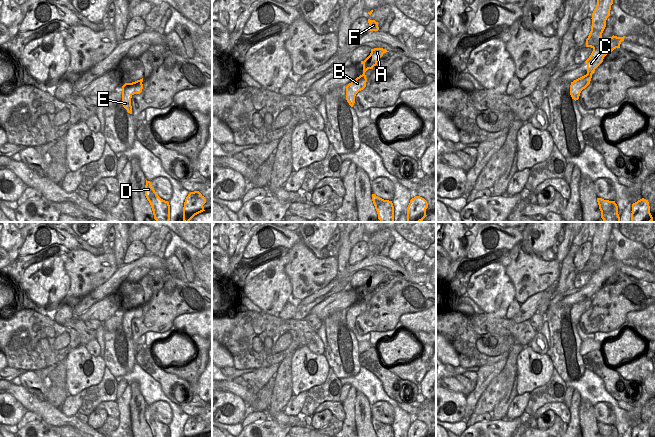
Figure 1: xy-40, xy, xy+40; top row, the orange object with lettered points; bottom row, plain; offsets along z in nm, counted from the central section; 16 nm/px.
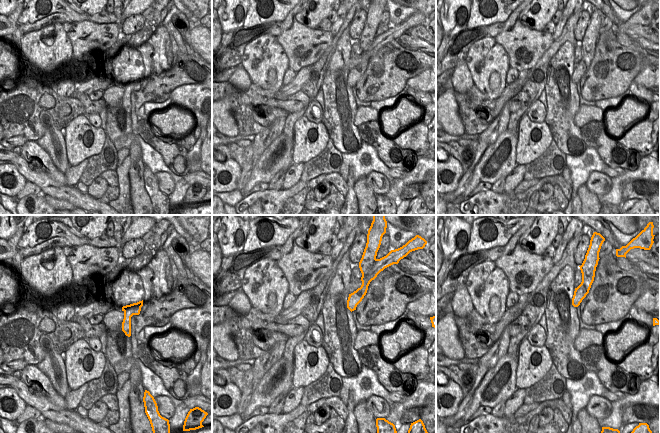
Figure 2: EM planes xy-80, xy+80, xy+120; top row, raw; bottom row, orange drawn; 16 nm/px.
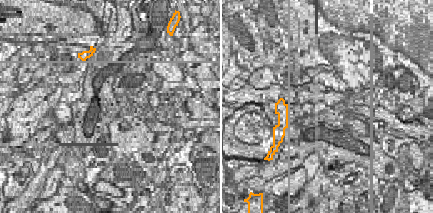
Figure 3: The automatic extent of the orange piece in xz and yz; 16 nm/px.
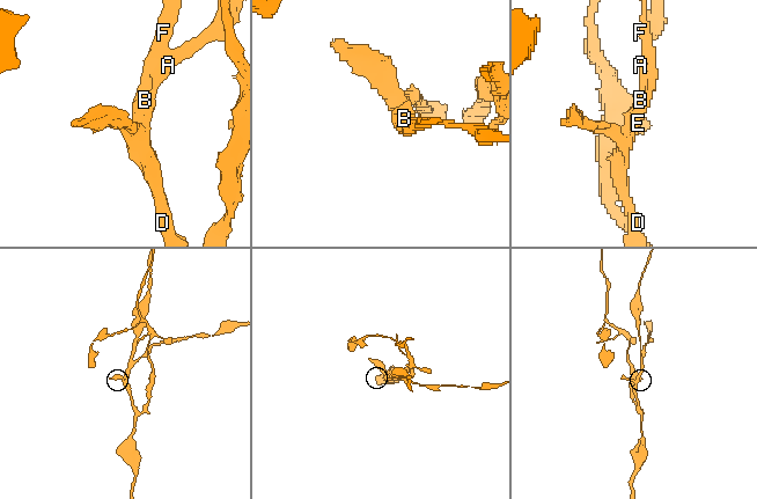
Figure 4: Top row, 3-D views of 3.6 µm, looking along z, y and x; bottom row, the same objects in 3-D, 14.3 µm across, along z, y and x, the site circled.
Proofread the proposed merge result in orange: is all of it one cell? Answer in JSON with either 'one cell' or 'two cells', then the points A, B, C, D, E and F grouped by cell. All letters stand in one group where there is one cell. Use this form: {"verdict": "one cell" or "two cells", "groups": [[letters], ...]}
{"verdict": "two cells", "groups": [["A", "C"], ["B", "D", "E", "F"]]}

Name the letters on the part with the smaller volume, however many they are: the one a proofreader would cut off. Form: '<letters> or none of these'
A, C

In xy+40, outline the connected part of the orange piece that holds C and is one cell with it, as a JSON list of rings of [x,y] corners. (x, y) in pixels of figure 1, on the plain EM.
[[[612,260],[601,266],[601,268],[593,272],[589,282],[585,285],[587,289],[587,298],[593,298],[595,293],[603,286],[604,281],[616,272],[620,272],[620,268],[624,265],[625,260]]]

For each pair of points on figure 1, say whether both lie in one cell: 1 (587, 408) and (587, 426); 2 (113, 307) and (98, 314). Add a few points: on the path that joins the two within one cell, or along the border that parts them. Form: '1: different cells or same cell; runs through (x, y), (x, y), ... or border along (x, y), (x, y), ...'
1: same cell; runs through (587, 412), (587, 422)
2: same cell; runs through (109, 307), (102, 310)

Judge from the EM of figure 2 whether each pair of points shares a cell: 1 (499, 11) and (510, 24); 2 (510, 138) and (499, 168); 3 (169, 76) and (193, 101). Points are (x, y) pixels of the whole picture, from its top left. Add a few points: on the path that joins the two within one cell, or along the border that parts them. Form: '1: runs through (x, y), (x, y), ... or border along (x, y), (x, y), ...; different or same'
1: border along (514, 10), (503, 22); different
2: runs through (511, 145), (510, 154), (503, 161); same
3: border along (201, 83), (178, 85), (169, 97); different

